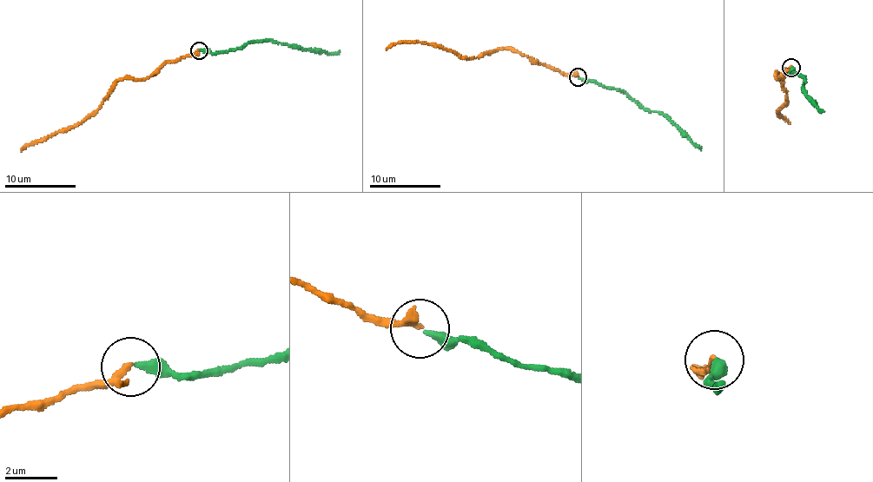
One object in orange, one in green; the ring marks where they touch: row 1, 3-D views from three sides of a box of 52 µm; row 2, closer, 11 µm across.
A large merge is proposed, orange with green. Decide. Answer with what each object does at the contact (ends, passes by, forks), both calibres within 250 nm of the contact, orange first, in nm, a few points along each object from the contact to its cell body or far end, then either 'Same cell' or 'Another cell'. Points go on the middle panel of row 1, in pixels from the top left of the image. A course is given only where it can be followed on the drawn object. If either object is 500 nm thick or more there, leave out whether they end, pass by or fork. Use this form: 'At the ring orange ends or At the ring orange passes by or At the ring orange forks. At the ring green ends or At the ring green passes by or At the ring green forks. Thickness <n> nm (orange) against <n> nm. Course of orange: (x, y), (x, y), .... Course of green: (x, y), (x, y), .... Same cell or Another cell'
At the ring orange ends. At the ring green ends. Thickness 280 nm (orange) against 320 nm. Course of orange: (578, 76), (501, 49), (469, 59), (419, 42), (393, 43), (386, 50). Course of green: (578, 78), (624, 91), (644, 108), (665, 114), (701, 150). Same cell

